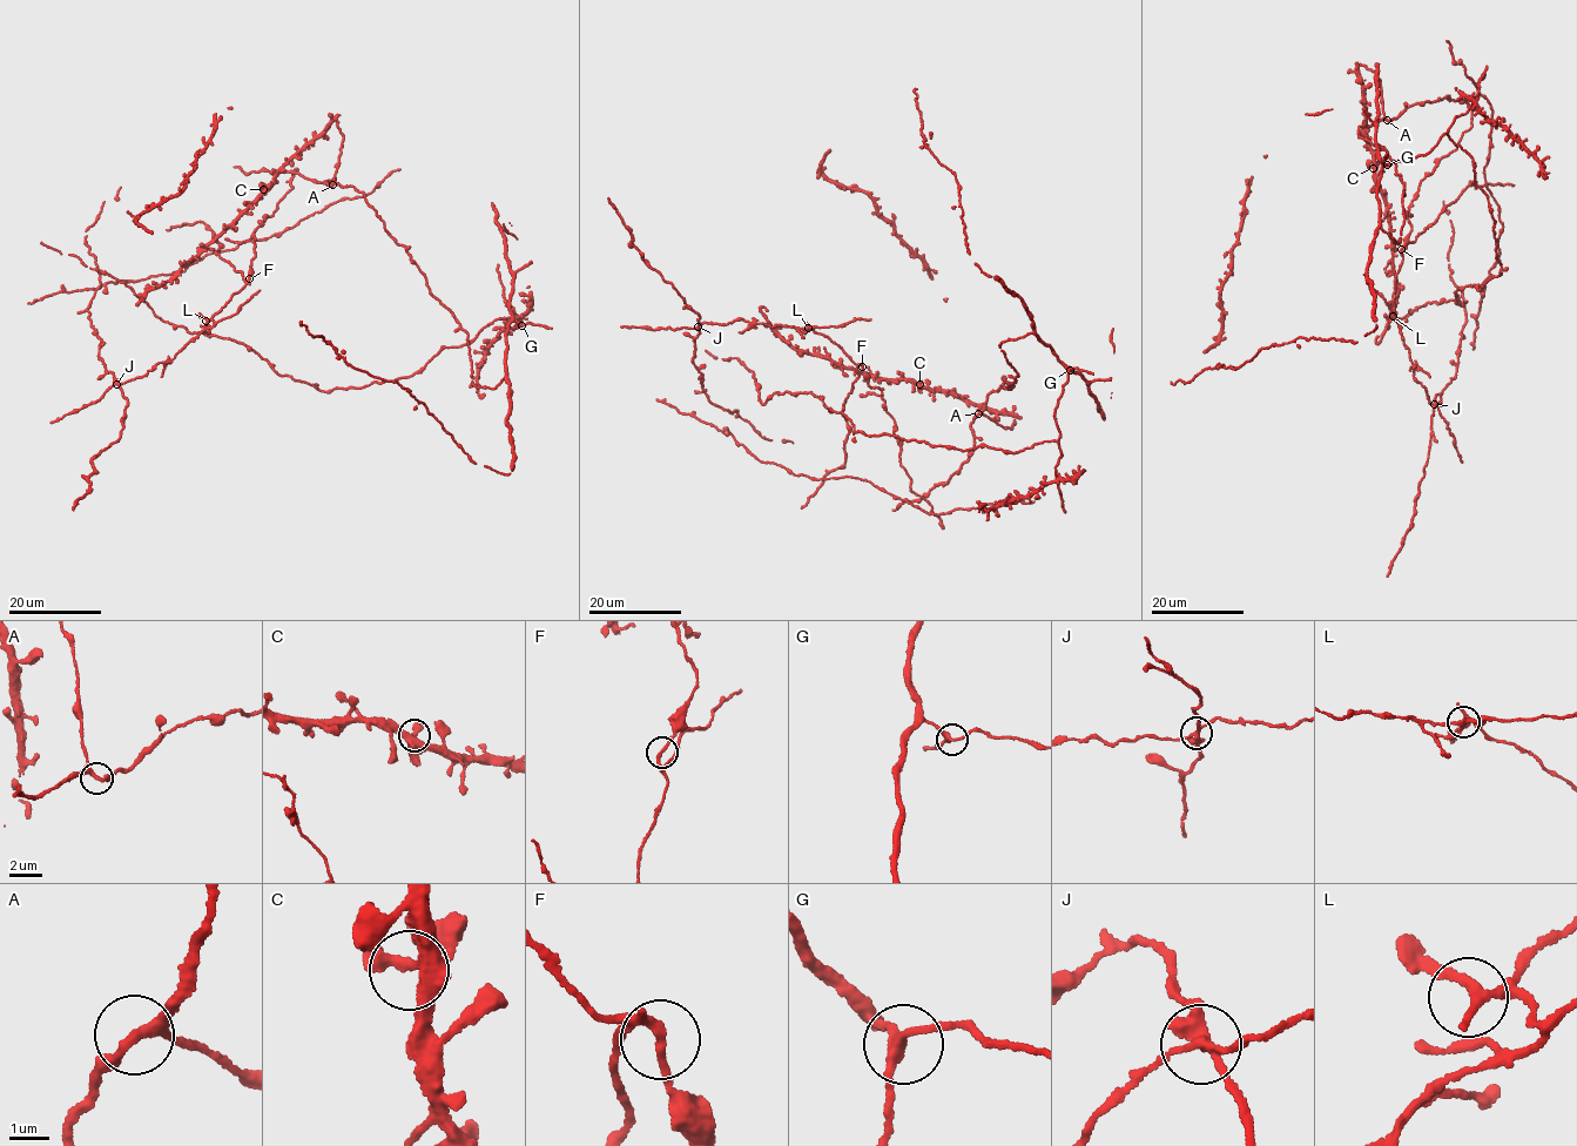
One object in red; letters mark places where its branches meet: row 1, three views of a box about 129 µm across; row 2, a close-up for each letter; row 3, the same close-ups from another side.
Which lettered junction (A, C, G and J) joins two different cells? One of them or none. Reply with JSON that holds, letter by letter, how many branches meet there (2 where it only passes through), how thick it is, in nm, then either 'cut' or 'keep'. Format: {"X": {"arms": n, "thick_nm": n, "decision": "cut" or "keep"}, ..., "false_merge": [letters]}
{"A": {"arms": 3, "thick_nm": 240, "decision": "keep"}, "C": {"arms": 5, "thick_nm": 360, "decision": "keep"}, "G": {"arms": 3, "thick_nm": 240, "decision": "keep"}, "J": {"arms": 5, "thick_nm": 240, "decision": "cut"}, "false_merge": ["J"]}

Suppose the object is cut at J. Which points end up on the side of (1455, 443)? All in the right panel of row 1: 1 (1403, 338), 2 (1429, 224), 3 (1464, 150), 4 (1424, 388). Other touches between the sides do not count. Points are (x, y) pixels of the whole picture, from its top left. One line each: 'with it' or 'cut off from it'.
1: with it
2: with it
3: cut off from it
4: with it

